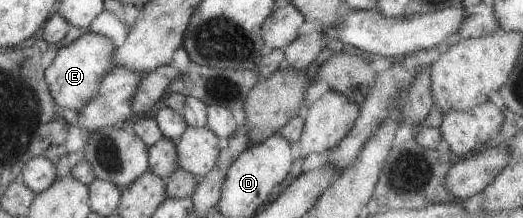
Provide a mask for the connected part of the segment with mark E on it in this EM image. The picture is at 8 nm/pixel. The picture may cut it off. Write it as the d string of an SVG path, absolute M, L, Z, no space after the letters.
M86 31L70 44L59 48L52 62L44 68L44 82L50 86L50 94L54 104L62 109L80 110L86 102L90 102L100 86L100 80L113 69L112 52L116 42L111 37Z

